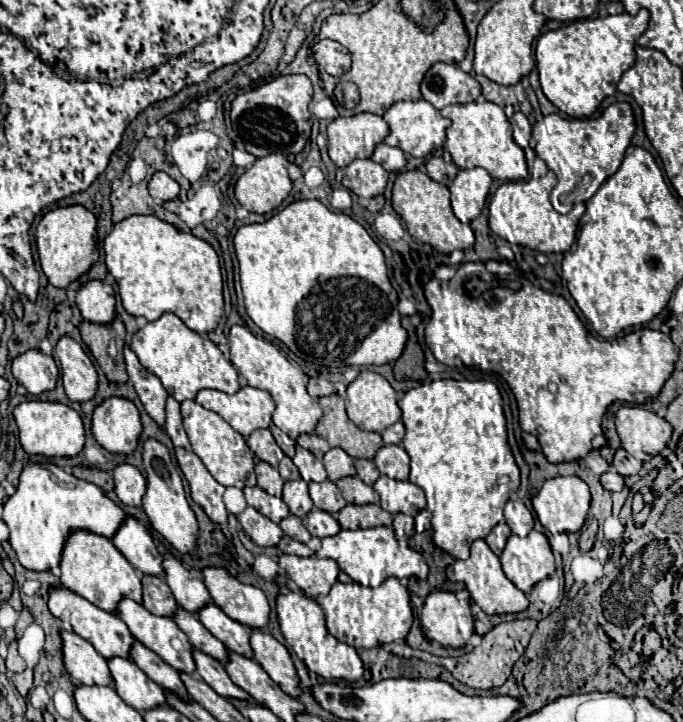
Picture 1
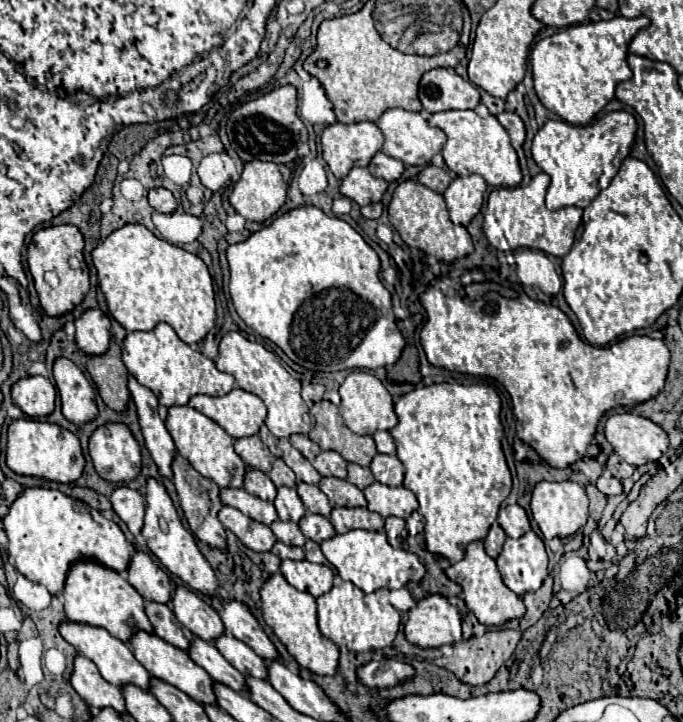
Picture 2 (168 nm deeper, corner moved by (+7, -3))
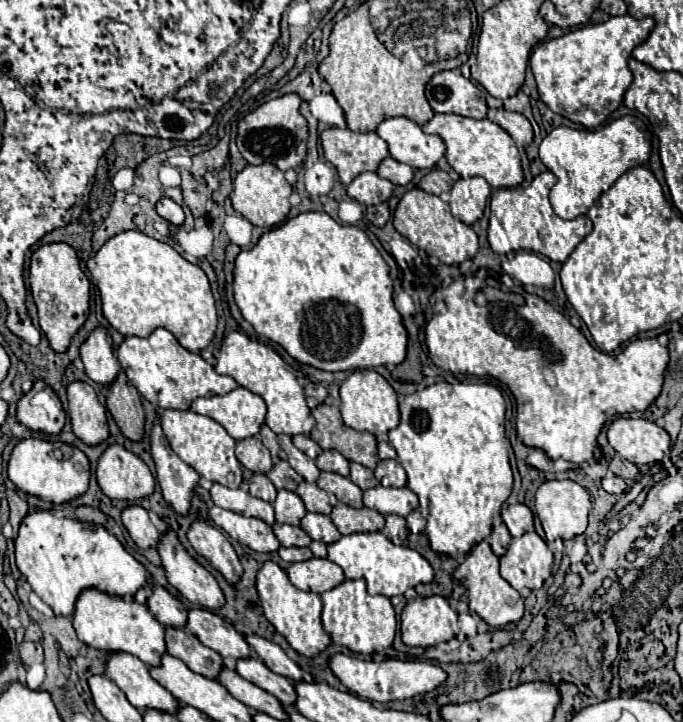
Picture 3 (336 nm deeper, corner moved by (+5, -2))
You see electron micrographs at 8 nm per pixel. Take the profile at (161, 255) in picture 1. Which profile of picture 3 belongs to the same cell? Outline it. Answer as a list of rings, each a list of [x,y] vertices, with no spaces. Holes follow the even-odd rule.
[[[123,231],[87,261],[87,269],[97,289],[101,287],[105,319],[123,337],[149,337],[157,327],[163,327],[191,353],[199,353],[211,343],[217,327],[217,309],[207,275],[199,265],[185,261],[171,245],[141,231]]]

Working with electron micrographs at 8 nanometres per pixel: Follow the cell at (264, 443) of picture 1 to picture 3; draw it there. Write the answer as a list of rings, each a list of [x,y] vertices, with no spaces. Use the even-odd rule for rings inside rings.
[[[249,437],[249,439],[237,441],[235,455],[237,455],[239,463],[253,473],[269,473],[273,467],[271,453],[267,451],[267,447],[263,447],[259,437]]]

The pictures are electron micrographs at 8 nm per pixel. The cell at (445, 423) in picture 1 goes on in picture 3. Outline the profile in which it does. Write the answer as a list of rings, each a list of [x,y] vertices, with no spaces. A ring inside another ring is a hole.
[[[435,383],[435,385],[429,385],[425,387],[423,391],[415,391],[407,397],[401,399],[399,403],[399,409],[401,409],[401,423],[389,431],[389,445],[397,451],[397,461],[401,463],[401,467],[405,469],[407,473],[407,487],[419,497],[419,511],[423,513],[427,524],[424,530],[429,543],[431,543],[431,549],[437,551],[437,553],[443,553],[443,555],[449,555],[457,561],[463,561],[465,555],[481,541],[485,541],[491,533],[491,523],[493,523],[493,517],[499,515],[501,511],[501,505],[505,503],[505,499],[511,495],[511,487],[513,487],[513,473],[511,473],[511,466],[509,461],[509,449],[510,443],[505,434],[505,412],[506,401],[501,395],[501,391],[497,387],[487,383]]]

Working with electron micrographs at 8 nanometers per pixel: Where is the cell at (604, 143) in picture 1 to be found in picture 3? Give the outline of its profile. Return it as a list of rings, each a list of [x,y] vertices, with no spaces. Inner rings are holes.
[[[625,115],[597,129],[553,129],[539,147],[539,157],[551,173],[557,175],[557,183],[551,189],[553,211],[561,219],[575,219],[585,215],[589,207],[605,193],[623,173],[633,167],[645,165],[651,155],[651,131],[643,119]]]

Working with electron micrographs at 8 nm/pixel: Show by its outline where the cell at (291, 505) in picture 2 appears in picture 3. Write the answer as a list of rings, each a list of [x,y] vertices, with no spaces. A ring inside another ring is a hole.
[[[279,491],[277,499],[273,501],[273,507],[275,507],[275,521],[277,523],[299,525],[299,521],[307,513],[303,501],[293,491]]]

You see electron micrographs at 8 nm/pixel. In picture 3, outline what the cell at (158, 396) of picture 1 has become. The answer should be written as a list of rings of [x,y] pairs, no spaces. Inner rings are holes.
[[[155,423],[151,431],[151,455],[157,465],[157,481],[163,489],[165,503],[175,515],[187,517],[191,513],[191,501],[201,477],[171,451],[159,423]]]

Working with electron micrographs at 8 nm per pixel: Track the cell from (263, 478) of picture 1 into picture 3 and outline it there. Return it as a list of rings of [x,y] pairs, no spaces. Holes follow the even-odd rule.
[[[255,473],[249,483],[247,483],[247,491],[253,495],[253,497],[259,497],[263,501],[269,501],[273,503],[275,501],[275,495],[277,495],[277,489],[273,487],[273,483],[267,479],[267,475],[263,473]]]

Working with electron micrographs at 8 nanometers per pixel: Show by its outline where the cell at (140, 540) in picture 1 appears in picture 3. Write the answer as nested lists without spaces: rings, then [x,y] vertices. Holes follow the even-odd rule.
[[[163,587],[153,589],[153,593],[151,593],[149,601],[147,601],[147,607],[155,615],[155,619],[159,623],[163,623],[165,627],[183,629],[187,625],[187,609],[185,609],[185,605]]]

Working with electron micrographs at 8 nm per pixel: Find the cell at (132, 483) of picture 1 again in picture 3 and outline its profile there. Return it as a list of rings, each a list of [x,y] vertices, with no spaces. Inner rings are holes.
[[[131,505],[123,511],[123,525],[129,531],[131,539],[135,541],[137,547],[141,549],[149,549],[149,547],[157,547],[159,545],[159,531],[155,529],[155,525],[149,519],[149,513],[139,507],[139,505]]]

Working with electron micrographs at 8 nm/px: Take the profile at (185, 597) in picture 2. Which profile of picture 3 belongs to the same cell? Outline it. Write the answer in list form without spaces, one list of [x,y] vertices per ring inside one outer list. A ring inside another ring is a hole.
[[[191,609],[187,631],[191,631],[205,647],[217,651],[221,657],[231,659],[249,659],[253,657],[249,643],[245,637],[225,619],[207,611],[207,609]]]

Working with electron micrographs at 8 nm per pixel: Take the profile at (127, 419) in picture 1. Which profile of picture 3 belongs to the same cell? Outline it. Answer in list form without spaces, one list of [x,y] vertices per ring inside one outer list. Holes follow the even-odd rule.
[[[111,445],[99,461],[97,483],[109,499],[139,501],[153,495],[155,479],[149,467],[121,445]]]

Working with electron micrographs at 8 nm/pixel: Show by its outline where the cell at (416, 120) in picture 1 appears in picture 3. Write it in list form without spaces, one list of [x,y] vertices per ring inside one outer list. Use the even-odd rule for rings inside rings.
[[[407,117],[385,119],[377,127],[377,135],[389,145],[389,153],[395,161],[415,169],[433,169],[445,155],[443,139],[423,133],[423,129]]]

